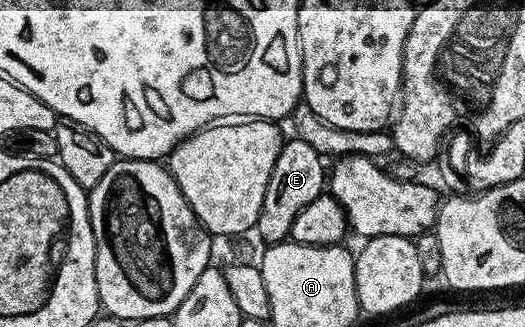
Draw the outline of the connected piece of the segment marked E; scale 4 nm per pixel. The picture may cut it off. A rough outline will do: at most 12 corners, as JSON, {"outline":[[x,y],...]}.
{"outline":[[305,138],[282,145],[255,234],[286,241],[295,216],[327,190]]}

